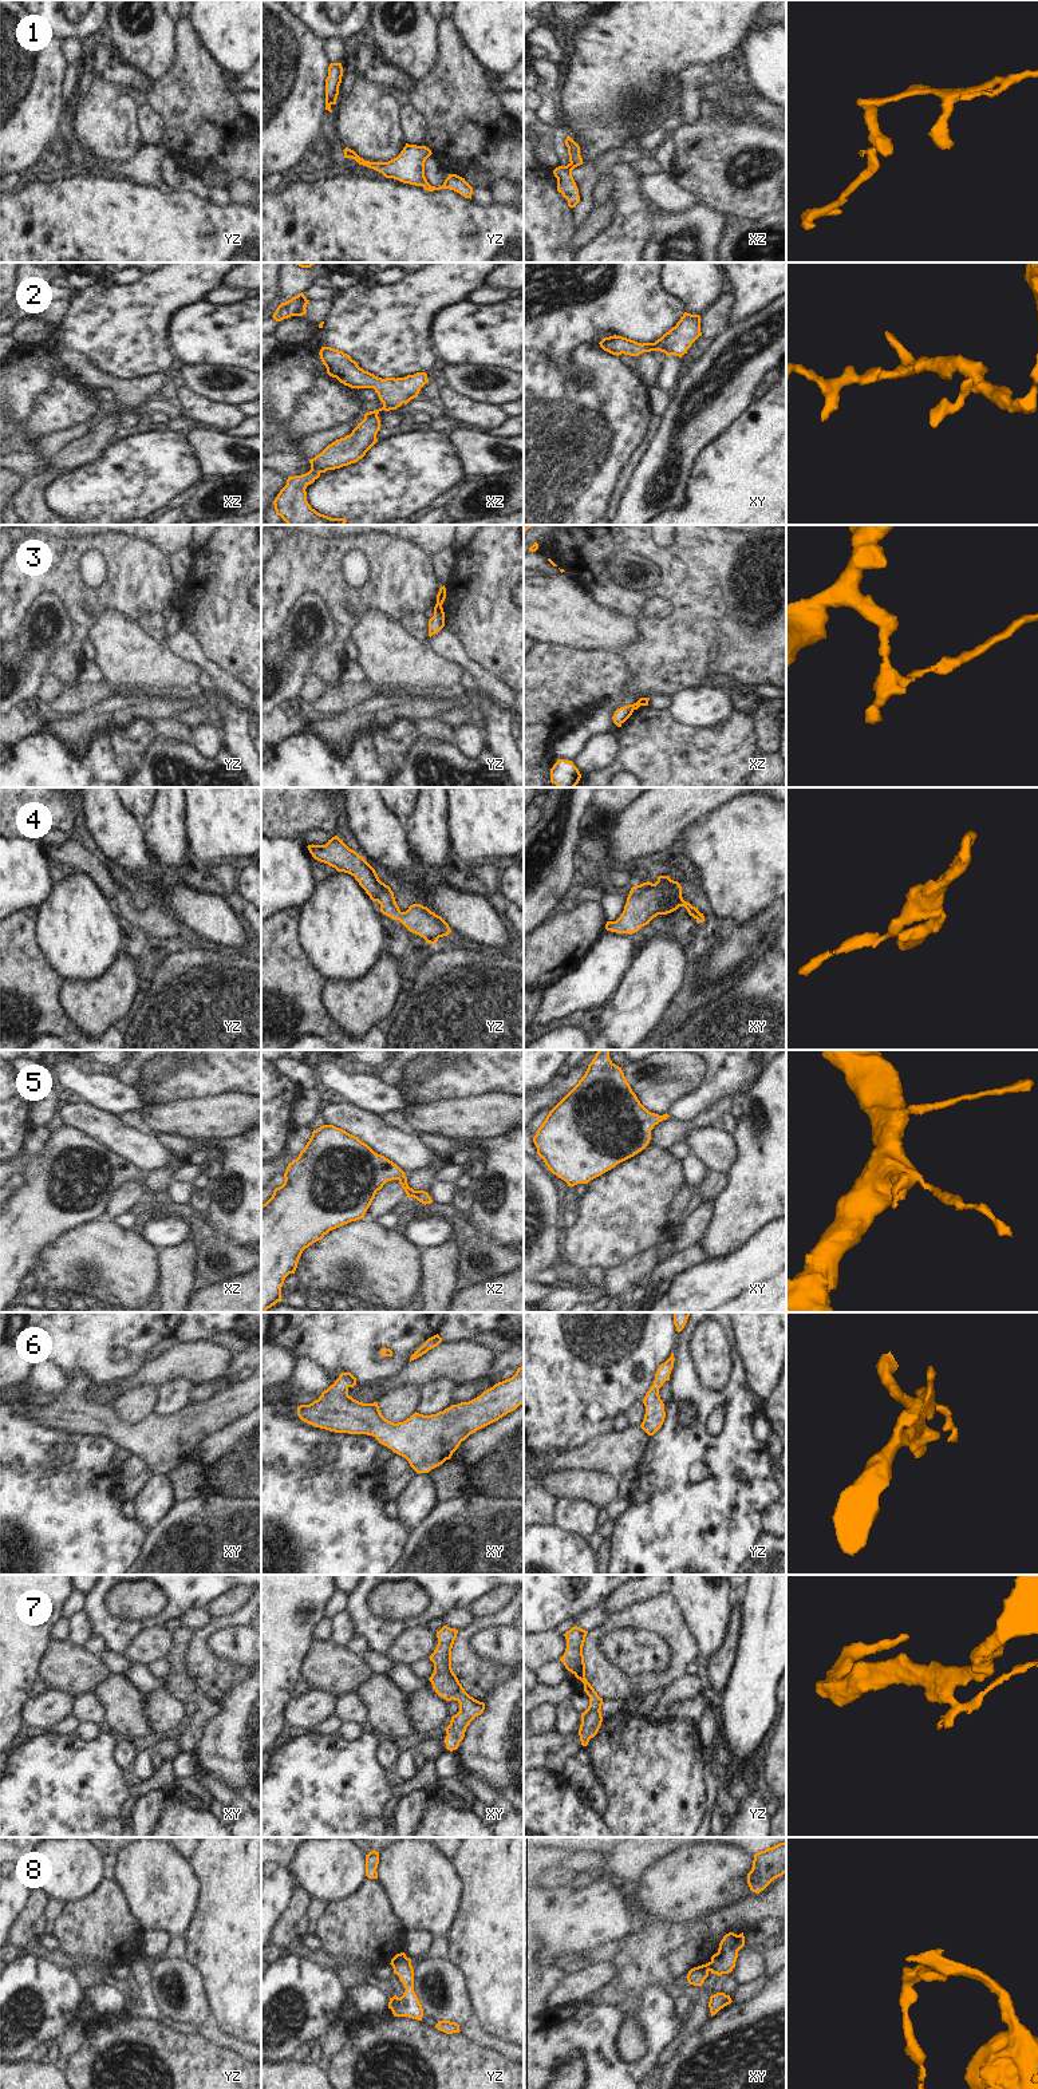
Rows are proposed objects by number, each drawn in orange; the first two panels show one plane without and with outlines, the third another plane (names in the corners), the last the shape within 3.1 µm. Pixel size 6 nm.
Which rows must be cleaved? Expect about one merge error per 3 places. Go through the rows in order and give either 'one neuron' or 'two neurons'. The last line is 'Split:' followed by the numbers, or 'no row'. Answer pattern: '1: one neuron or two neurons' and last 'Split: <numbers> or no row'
1: one neuron
2: one neuron
3: two neurons
4: one neuron
5: one neuron
6: one neuron
7: one neuron
8: two neurons
Split: 3, 8

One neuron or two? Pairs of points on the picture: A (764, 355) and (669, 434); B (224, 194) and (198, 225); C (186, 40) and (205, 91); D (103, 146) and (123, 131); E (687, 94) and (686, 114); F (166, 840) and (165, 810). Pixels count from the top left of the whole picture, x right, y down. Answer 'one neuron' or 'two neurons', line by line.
A: one neuron
B: two neurons
C: one neuron
D: one neuron
E: one neuron
F: one neuron

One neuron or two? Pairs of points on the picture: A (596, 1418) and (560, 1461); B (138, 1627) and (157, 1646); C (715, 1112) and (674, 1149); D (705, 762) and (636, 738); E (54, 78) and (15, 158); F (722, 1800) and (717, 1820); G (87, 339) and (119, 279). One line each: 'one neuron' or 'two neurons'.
A: two neurons
B: two neurons
C: two neurons
D: one neuron
E: one neuron
F: one neuron
G: two neurons

